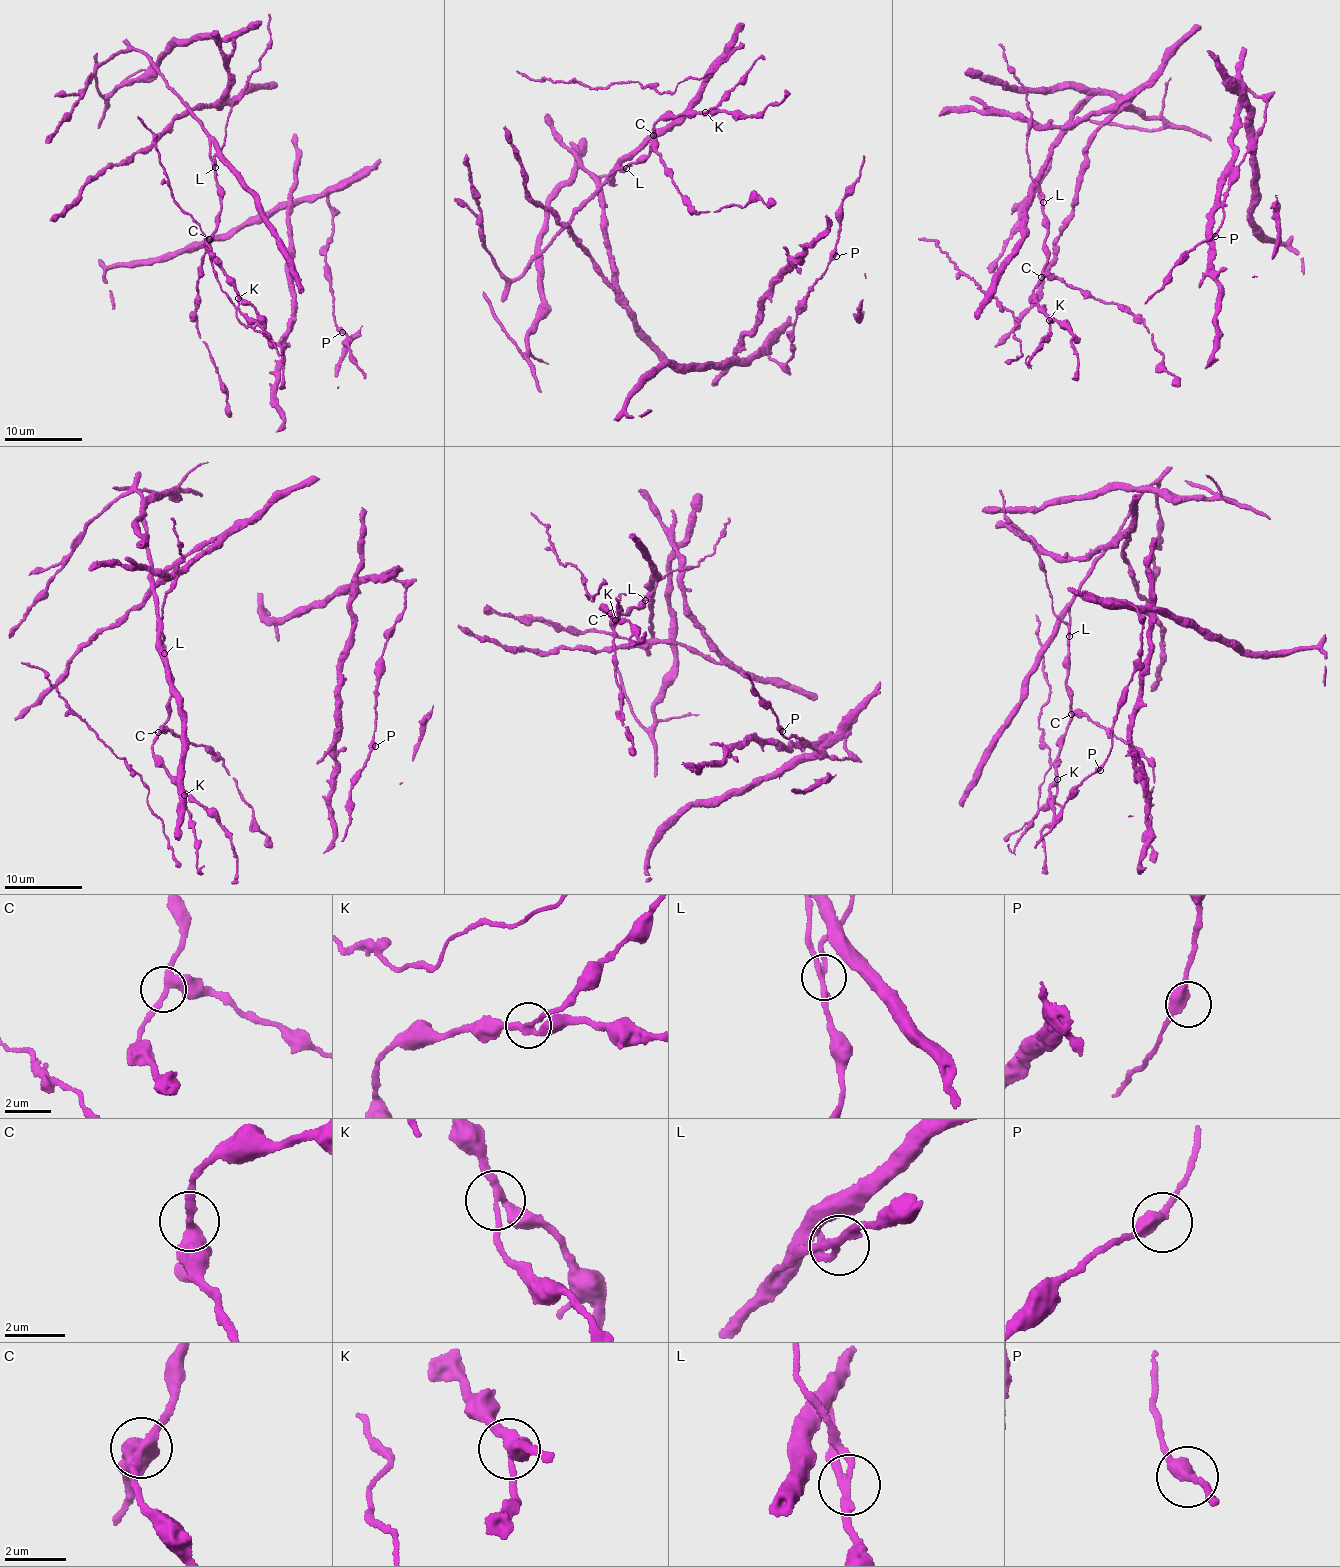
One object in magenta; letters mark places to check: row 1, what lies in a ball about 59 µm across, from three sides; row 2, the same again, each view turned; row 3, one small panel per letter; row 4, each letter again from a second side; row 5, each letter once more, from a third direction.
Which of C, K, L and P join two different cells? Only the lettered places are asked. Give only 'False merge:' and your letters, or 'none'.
False merge: K, L

